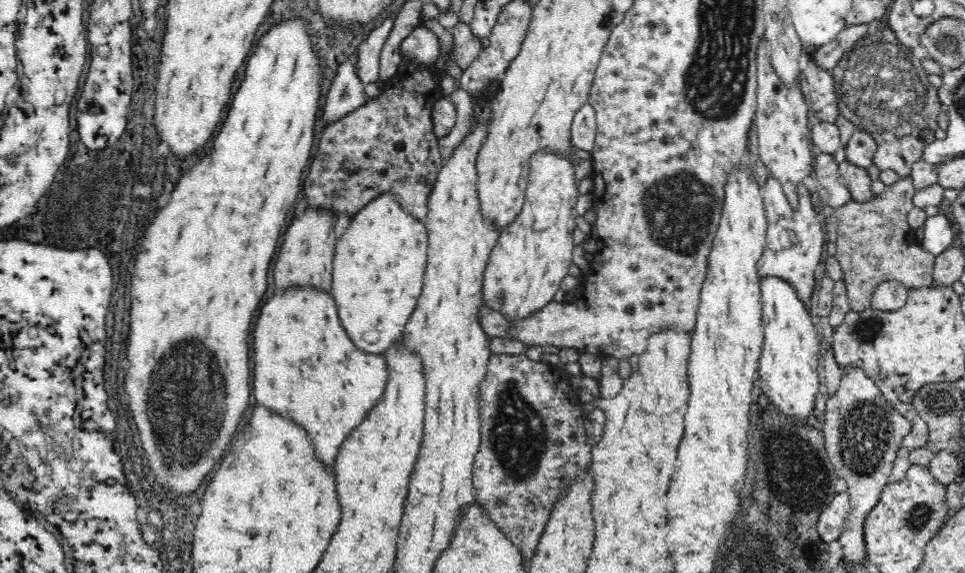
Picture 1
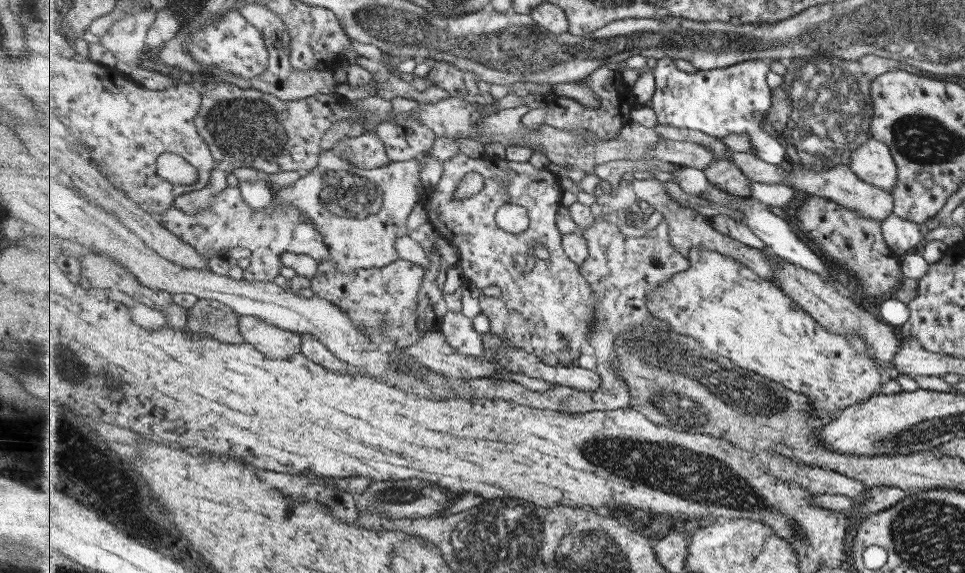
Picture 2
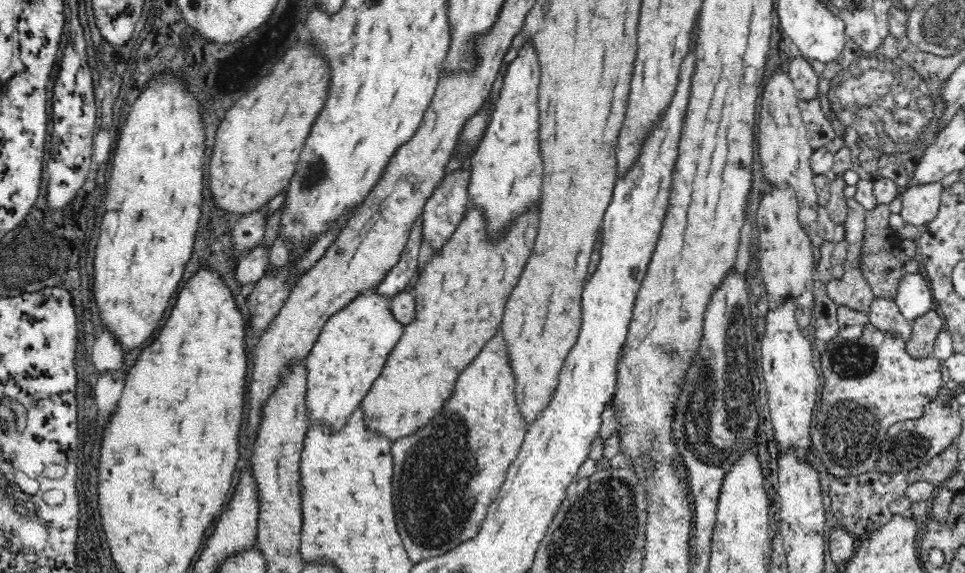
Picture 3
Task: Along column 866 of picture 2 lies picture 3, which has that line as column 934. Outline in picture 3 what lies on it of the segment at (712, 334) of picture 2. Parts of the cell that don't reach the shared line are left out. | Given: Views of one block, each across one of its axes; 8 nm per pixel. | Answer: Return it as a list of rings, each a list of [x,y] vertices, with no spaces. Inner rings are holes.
[[[847,306],[837,310],[839,332],[827,346],[821,350],[822,392],[820,410],[817,412],[818,424],[812,426],[812,446],[820,454],[830,478],[862,476],[875,470],[876,454],[874,444],[878,446],[886,438],[886,430],[900,421],[920,418],[925,407],[940,395],[942,384],[942,364],[936,357],[915,359],[906,351],[906,344],[893,334],[885,334],[872,326],[866,311],[857,311]]]

